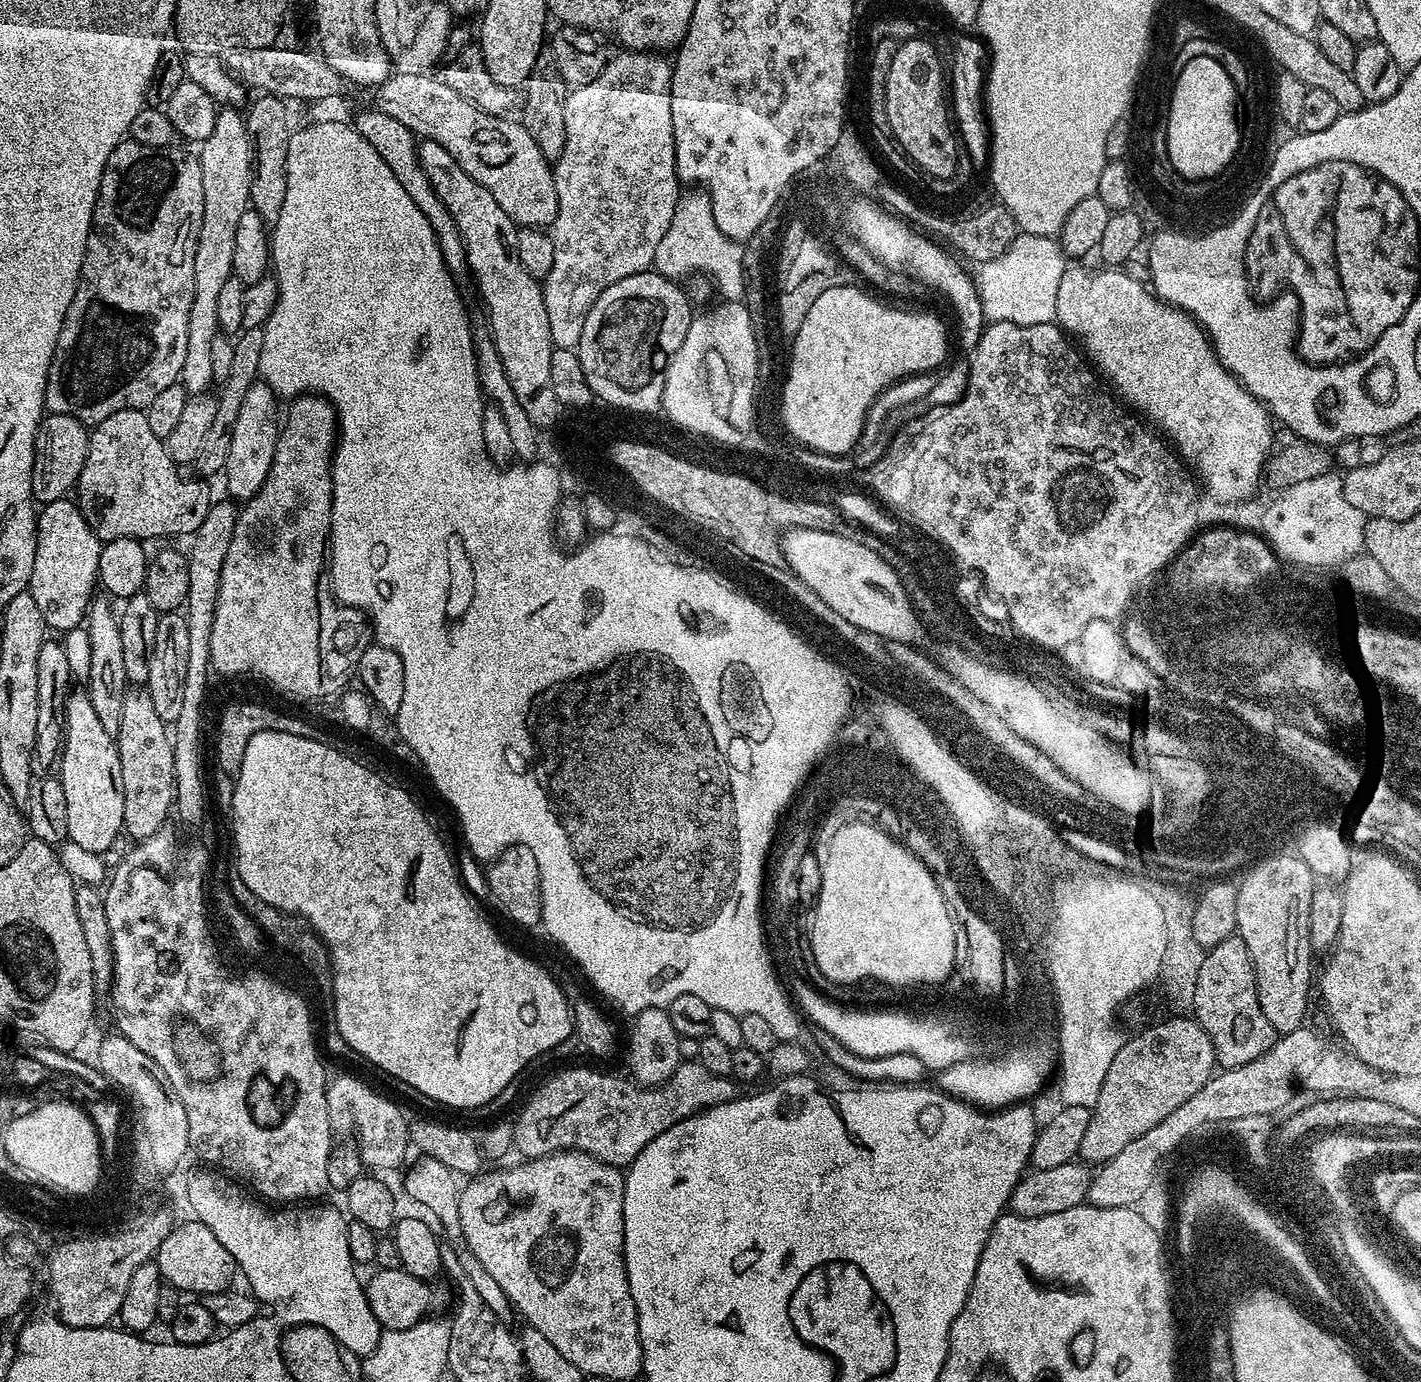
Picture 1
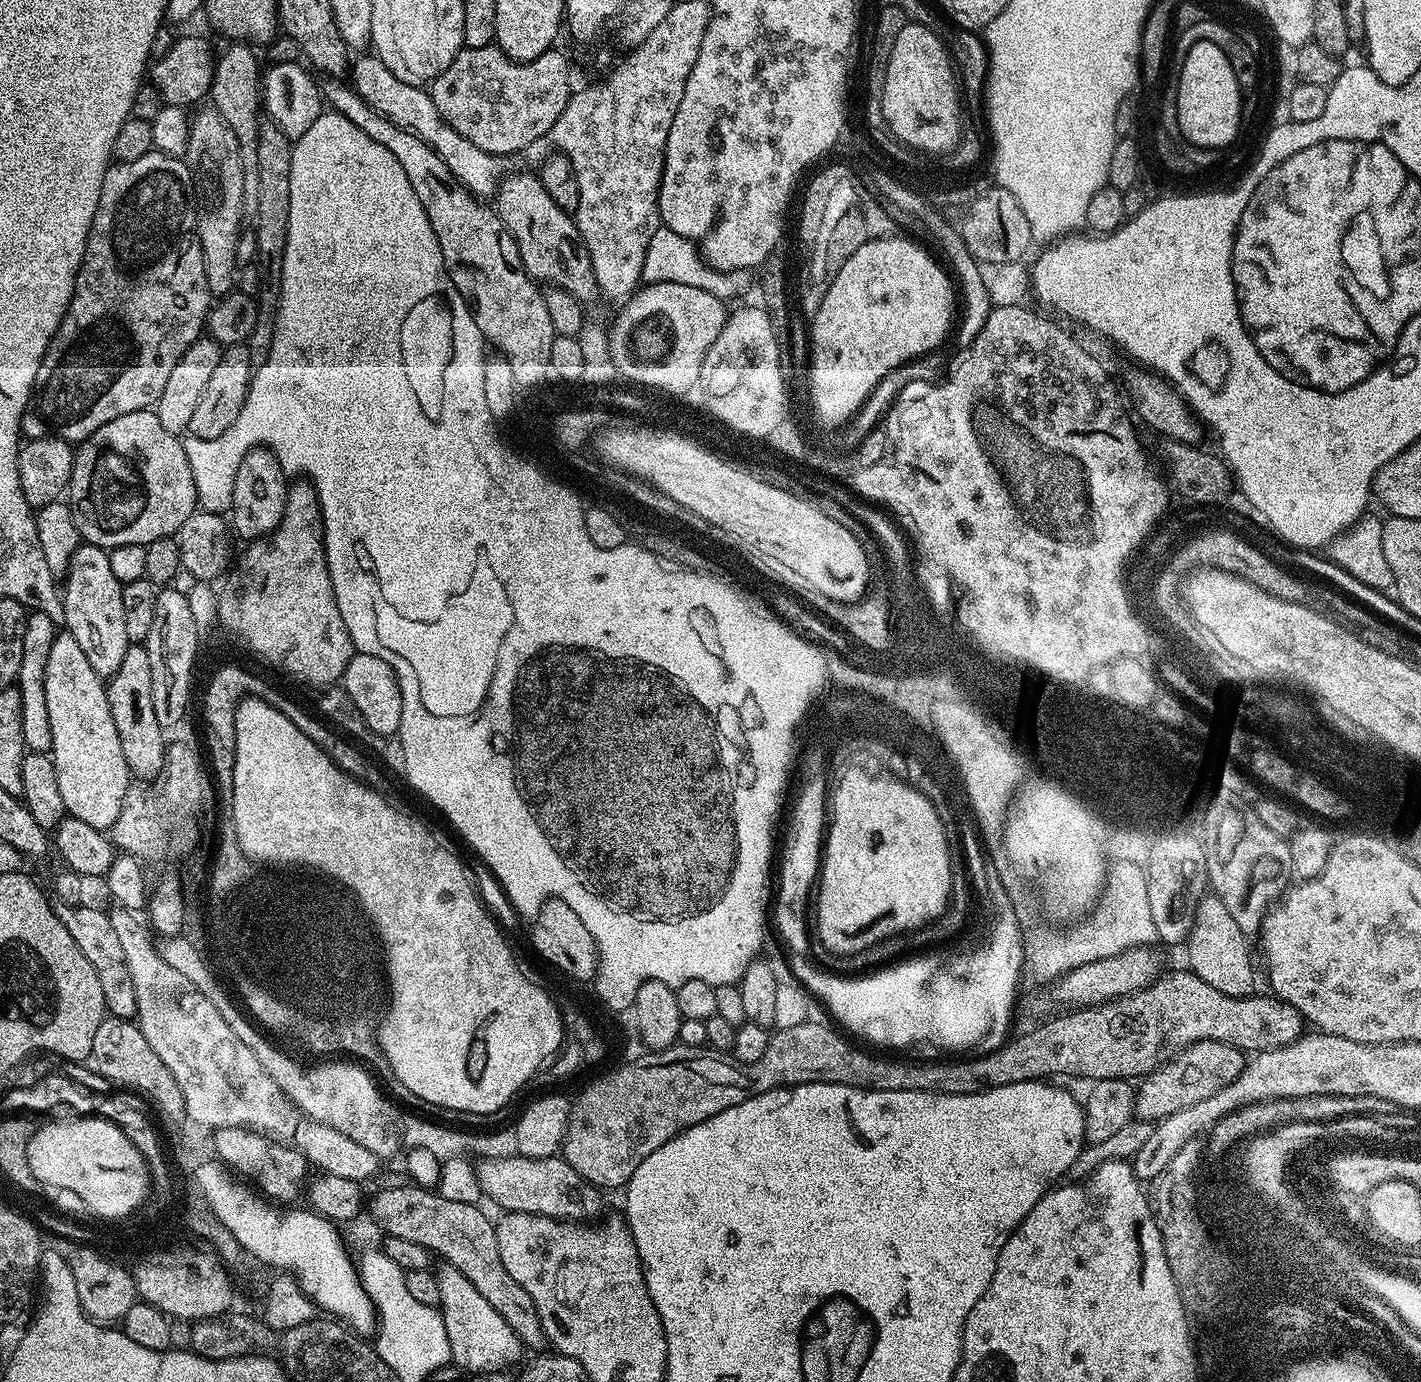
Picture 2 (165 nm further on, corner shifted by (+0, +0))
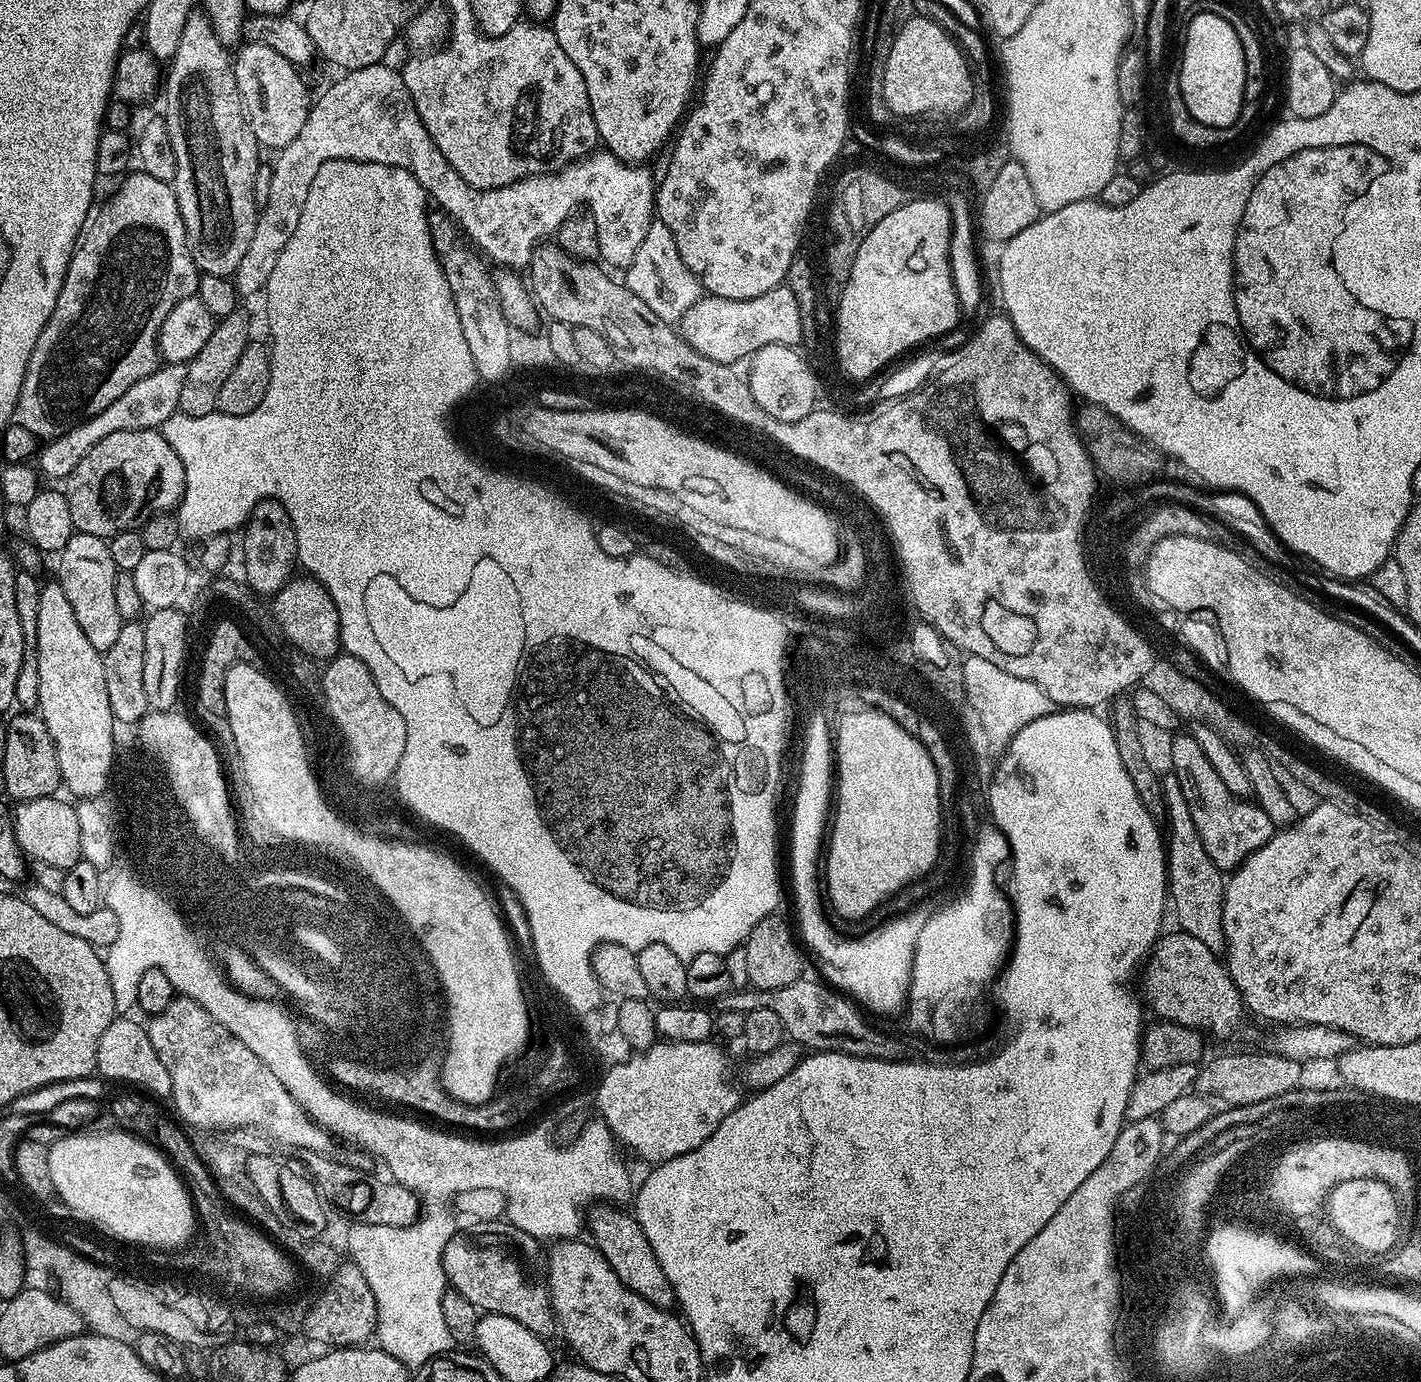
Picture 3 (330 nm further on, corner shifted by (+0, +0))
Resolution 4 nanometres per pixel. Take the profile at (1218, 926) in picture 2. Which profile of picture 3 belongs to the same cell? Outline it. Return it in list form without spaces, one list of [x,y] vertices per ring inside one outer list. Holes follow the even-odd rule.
[[[1171,774],[1165,775],[1162,780],[1162,812],[1168,815],[1166,851],[1170,908],[1176,911],[1179,931],[1194,934],[1194,938],[1210,946],[1210,950],[1223,953],[1226,941],[1222,930],[1222,906],[1226,876],[1218,866],[1214,866],[1210,854],[1206,854],[1206,846],[1202,846],[1202,838],[1198,838],[1198,826],[1194,826],[1190,806],[1186,806],[1186,794],[1182,794],[1178,778]]]

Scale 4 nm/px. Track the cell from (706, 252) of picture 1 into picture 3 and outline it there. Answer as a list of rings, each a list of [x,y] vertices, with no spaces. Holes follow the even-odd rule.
[[[658,218],[653,219],[650,230],[646,230],[646,238],[642,238],[642,246],[638,246],[638,254],[634,254],[634,262],[623,273],[622,283],[631,292],[638,294],[658,318],[669,322],[678,322],[702,298],[700,279],[692,273],[690,266],[682,262],[682,254],[678,254],[678,242],[674,242],[674,234]]]

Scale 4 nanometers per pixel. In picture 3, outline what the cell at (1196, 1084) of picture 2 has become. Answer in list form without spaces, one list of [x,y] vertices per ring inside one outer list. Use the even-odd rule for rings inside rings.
[[[1265,1050],[1261,1056],[1256,1052],[1236,1052],[1233,1056],[1216,1056],[1205,1068],[1201,1067],[1196,1077],[1196,1088],[1209,1098],[1220,1099],[1224,1106],[1253,1104],[1301,1087],[1300,1072],[1302,1065],[1277,1056],[1271,1050]]]

